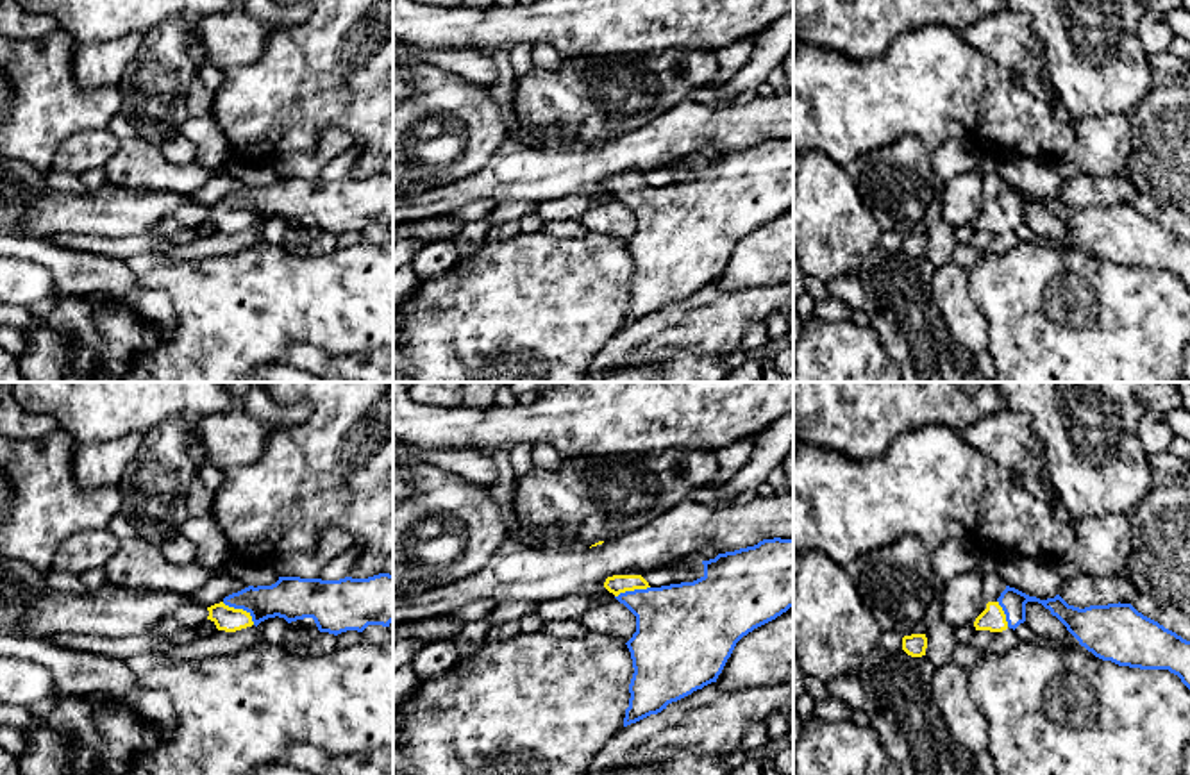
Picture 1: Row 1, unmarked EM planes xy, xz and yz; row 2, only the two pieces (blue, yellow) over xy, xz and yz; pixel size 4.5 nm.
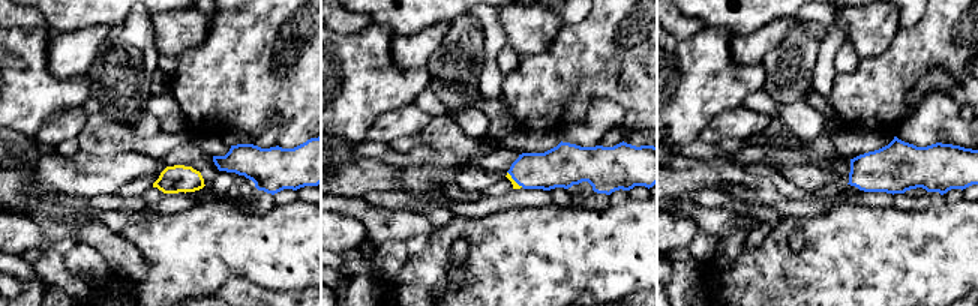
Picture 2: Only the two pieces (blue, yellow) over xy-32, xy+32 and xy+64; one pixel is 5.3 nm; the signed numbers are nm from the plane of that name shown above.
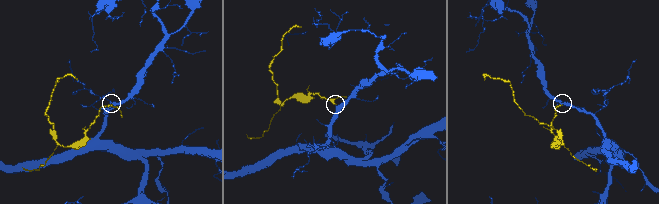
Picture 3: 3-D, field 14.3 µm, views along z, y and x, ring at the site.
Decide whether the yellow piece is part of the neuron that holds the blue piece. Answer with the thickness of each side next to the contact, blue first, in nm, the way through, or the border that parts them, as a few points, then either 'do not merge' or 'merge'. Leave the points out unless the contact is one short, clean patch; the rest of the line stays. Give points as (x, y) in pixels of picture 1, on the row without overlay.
190 nm thick on the blue side, 110 nm on the other; runs through xy (293, 199), (240, 208), (226, 218); merge

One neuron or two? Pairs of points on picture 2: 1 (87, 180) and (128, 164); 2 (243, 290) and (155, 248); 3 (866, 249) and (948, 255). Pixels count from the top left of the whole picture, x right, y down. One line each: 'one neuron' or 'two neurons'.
1: one neuron
2: two neurons
3: one neuron

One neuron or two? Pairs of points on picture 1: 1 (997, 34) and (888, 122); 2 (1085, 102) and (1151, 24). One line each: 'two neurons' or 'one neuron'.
1: two neurons
2: two neurons

